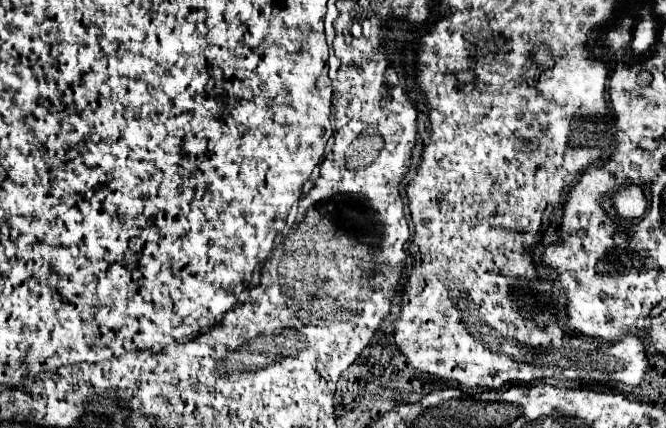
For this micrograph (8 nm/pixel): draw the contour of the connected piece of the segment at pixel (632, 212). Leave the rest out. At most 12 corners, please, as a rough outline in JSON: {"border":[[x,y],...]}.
{"border":[[637,185],[615,193],[619,219],[645,215],[647,199]]}

